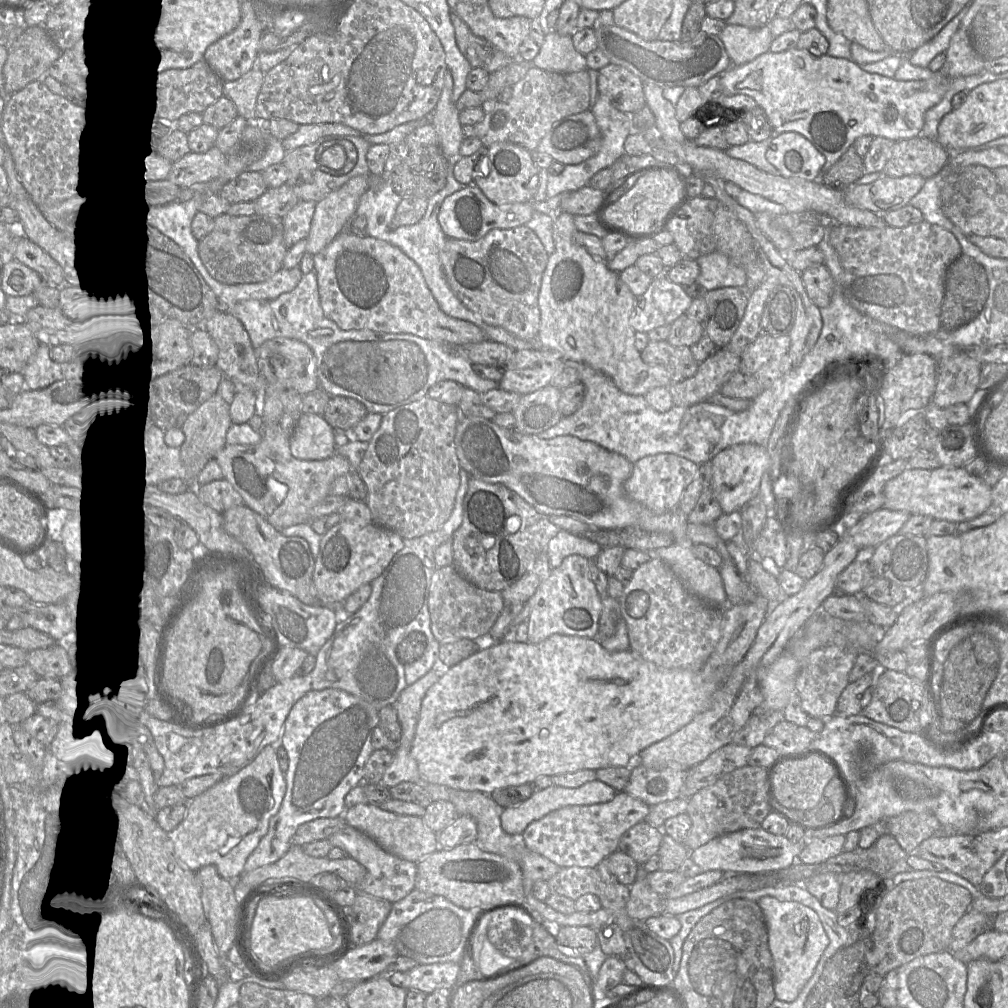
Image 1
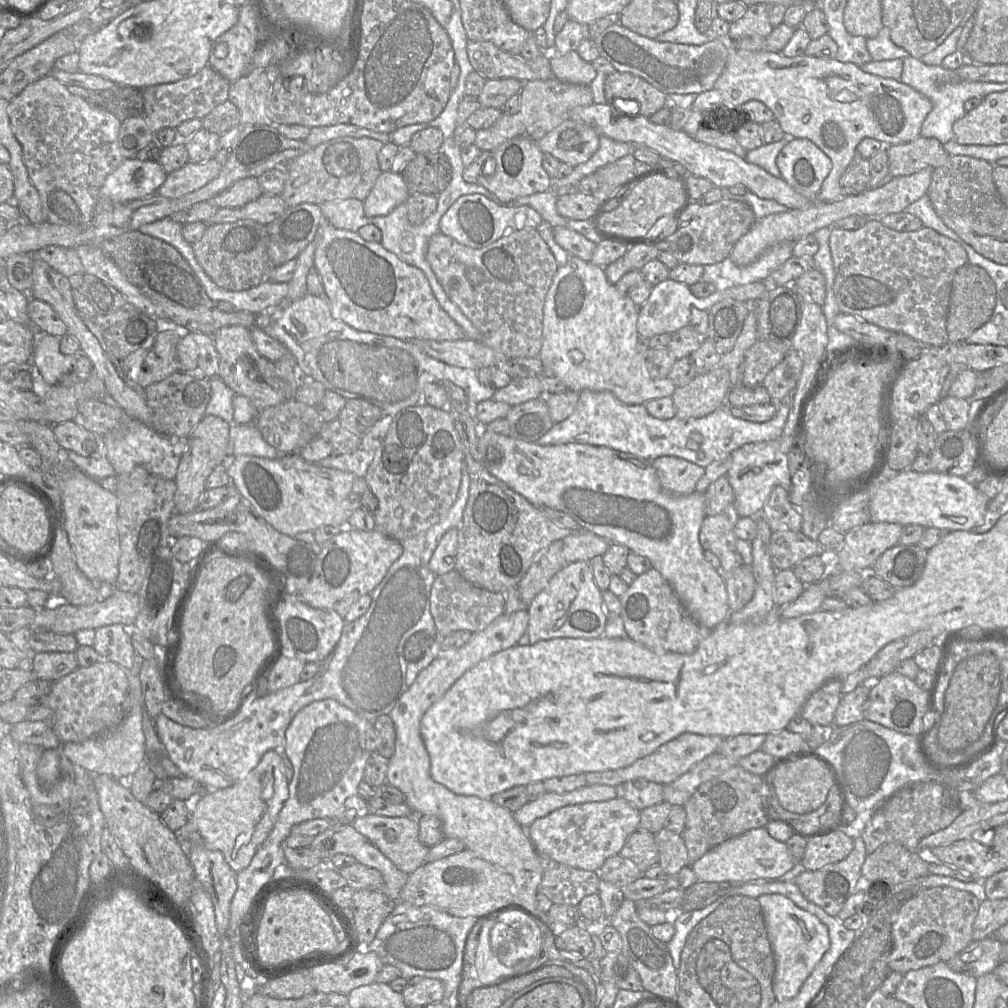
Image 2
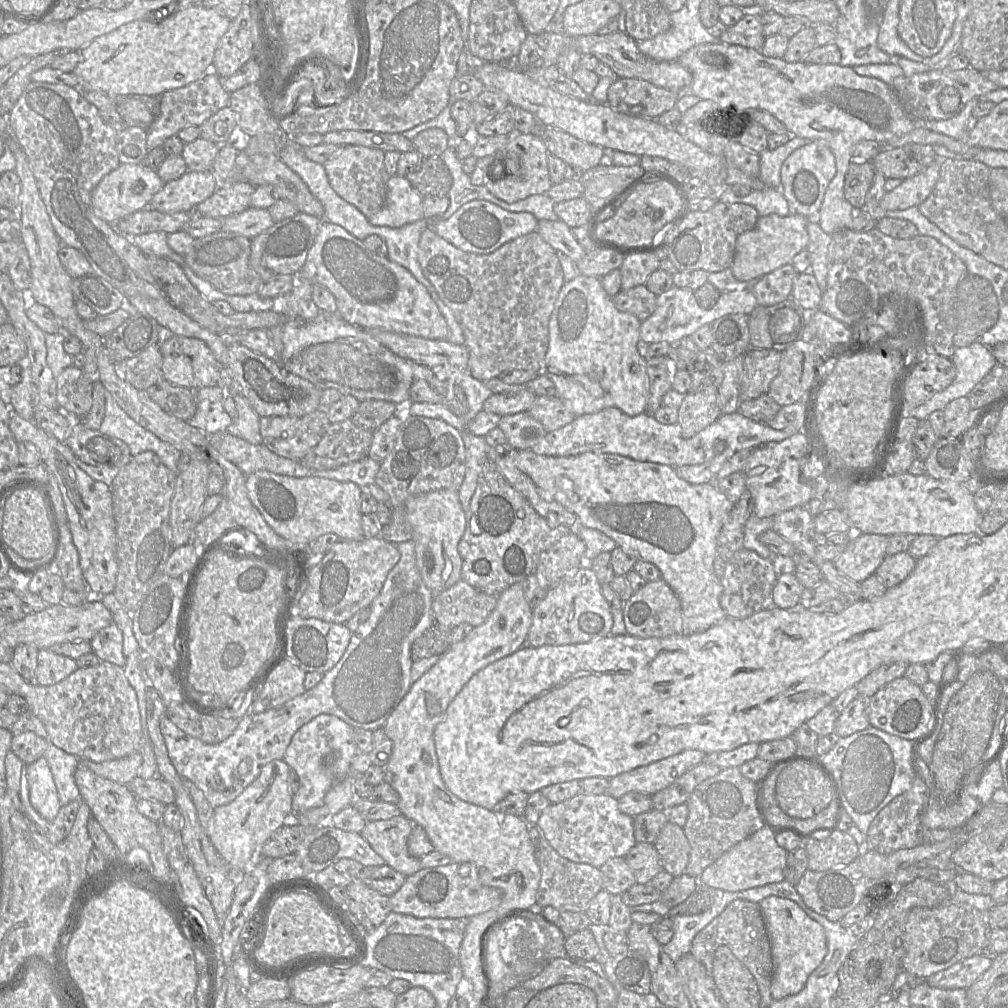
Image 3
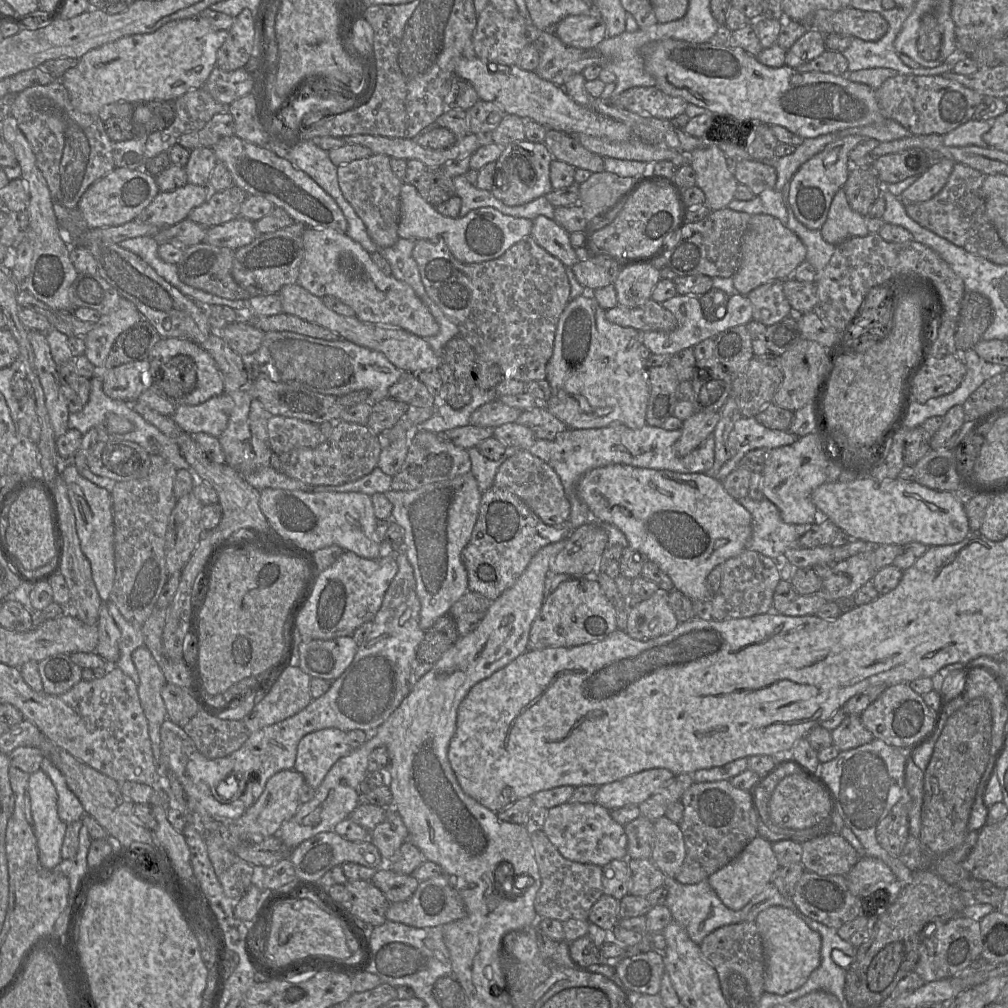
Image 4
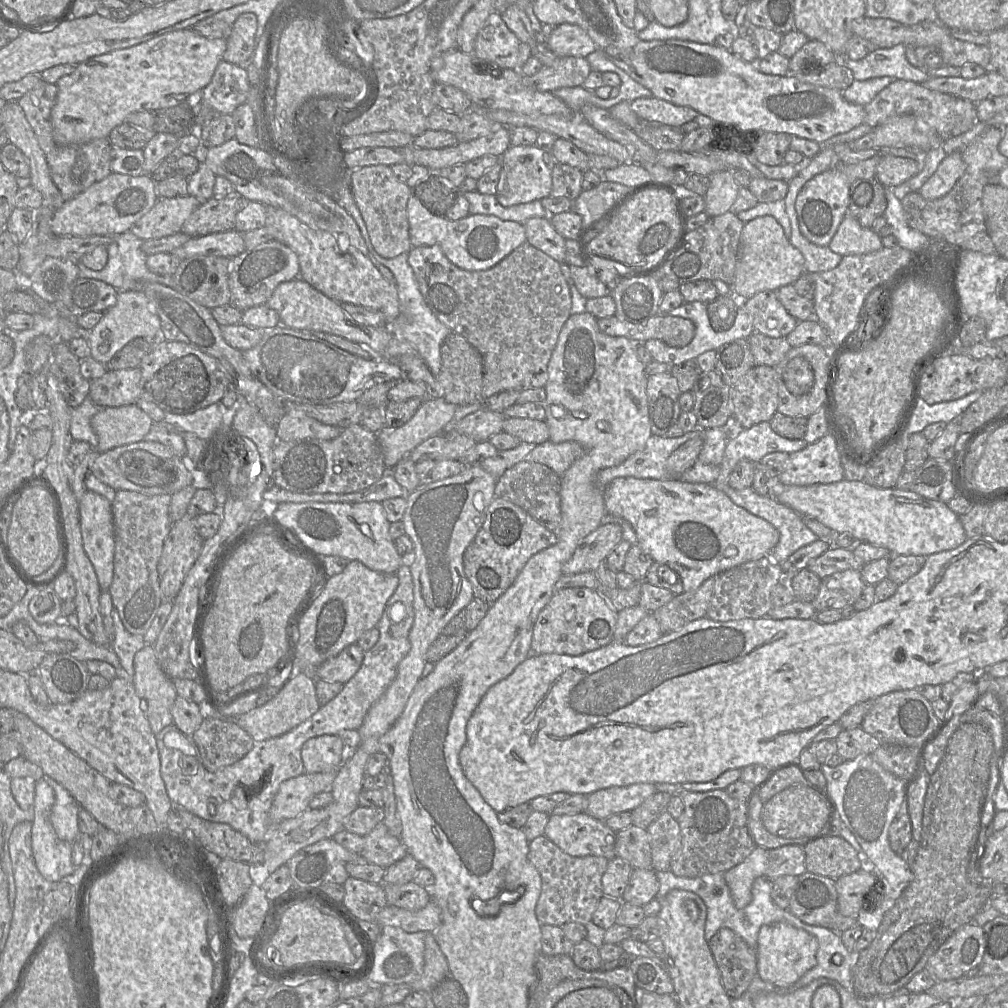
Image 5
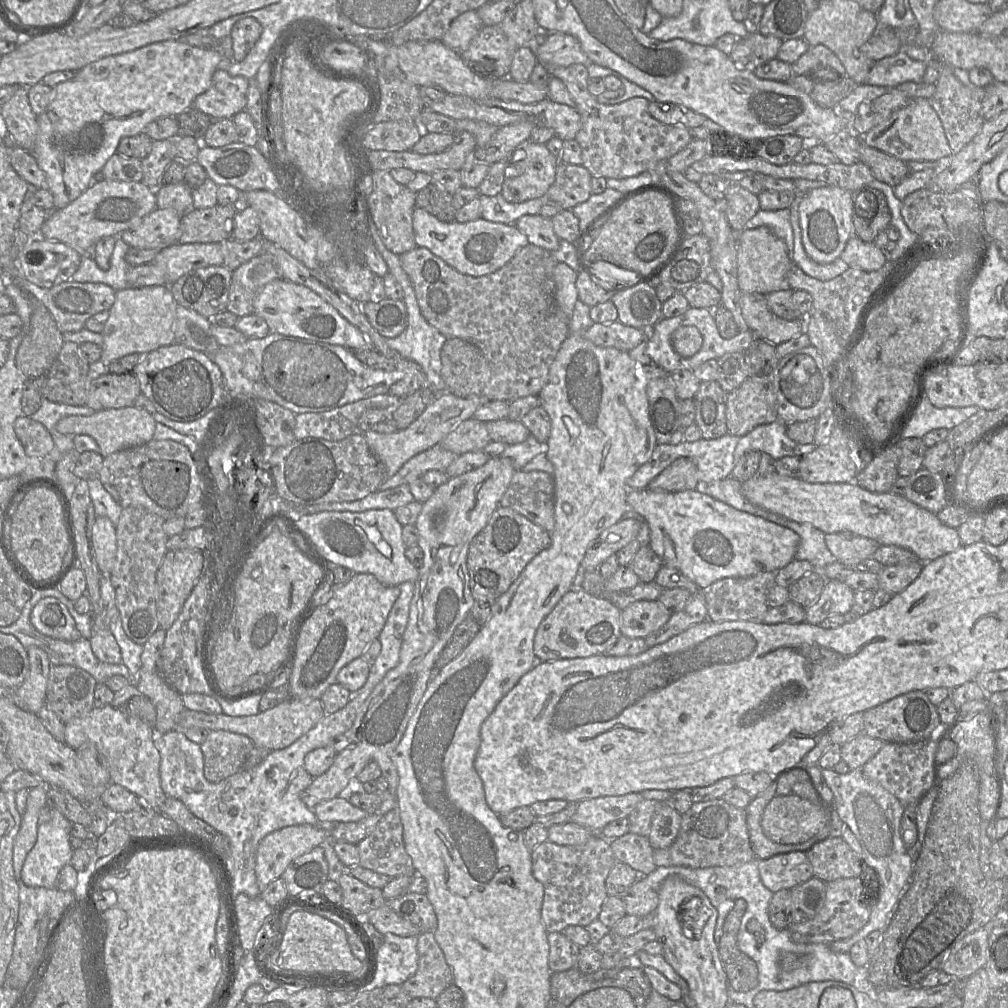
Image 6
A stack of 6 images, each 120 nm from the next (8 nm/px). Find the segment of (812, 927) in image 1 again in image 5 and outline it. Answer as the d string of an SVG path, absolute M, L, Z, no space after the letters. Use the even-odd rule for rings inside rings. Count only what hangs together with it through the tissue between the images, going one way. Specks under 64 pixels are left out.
M776 922L761 926L756 948L757 974L777 987L789 987L817 964L817 939L807 931L788 923Z

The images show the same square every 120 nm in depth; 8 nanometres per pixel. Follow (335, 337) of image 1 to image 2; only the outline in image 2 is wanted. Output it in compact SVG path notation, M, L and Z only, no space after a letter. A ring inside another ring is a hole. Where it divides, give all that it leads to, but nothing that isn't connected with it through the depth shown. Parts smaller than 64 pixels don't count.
M307 293L281 312L275 313L271 325L263 330L286 346L308 378L346 399L363 399L374 404L382 410L383 415L393 416L409 406L426 404L423 401L423 390L428 383L452 382L463 389L470 405L474 407L483 400L491 399L496 391L479 382L476 370L452 366L434 359L423 353L412 341L358 331L334 319L329 299L325 294L314 296Z

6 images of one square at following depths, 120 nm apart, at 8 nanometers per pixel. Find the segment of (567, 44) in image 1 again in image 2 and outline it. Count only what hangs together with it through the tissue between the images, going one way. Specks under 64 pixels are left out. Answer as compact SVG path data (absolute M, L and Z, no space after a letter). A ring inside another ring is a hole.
M576 51L562 56L550 56L554 78L569 84L590 85L597 72L592 64L584 61Z

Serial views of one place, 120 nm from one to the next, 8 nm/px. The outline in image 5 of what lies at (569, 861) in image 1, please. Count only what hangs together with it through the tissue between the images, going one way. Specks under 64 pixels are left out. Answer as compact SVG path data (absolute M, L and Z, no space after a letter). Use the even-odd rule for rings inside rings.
M585 812L550 815L544 835L571 856L616 857L616 832Z

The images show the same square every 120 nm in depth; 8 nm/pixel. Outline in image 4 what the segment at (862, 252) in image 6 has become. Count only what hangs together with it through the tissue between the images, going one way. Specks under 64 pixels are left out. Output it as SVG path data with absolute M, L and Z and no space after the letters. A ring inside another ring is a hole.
M843 187L835 194L820 231L823 239L833 245L839 245L851 237L870 234L866 218L850 207Z

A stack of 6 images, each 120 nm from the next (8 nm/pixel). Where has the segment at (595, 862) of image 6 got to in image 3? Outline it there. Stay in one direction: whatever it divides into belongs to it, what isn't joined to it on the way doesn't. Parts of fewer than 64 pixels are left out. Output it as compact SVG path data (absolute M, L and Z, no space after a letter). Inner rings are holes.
M530 827L530 839L541 873L536 894L536 908L552 906L560 912L585 913L590 901L603 889L600 869L586 863L576 863L560 856L537 827Z

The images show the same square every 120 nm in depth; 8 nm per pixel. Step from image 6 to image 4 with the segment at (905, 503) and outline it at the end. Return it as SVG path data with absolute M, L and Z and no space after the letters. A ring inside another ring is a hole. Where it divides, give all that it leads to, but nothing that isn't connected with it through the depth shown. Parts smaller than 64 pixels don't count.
M871 476L857 477L848 482L825 482L811 493L811 500L821 517L827 517L852 539L865 541L870 546L920 542L930 546L950 545L962 541L969 533L964 505L950 491L939 491L921 485L917 481L894 479L877 480Z

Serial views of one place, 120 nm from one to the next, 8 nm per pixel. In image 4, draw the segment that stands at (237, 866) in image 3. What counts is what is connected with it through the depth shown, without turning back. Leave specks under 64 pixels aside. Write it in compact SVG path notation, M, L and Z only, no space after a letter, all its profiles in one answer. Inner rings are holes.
M294 769L282 770L274 774L266 783L258 800L242 816L228 821L228 831L232 838L261 842L277 834L280 827L294 816L300 806L299 793L305 779Z

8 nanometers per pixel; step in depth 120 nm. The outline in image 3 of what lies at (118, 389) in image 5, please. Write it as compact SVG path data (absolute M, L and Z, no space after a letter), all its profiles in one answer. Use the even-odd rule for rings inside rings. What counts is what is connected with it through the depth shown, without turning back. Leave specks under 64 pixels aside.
M155 344L137 357L116 363L116 370L132 386L146 390L164 379L162 364L160 344Z

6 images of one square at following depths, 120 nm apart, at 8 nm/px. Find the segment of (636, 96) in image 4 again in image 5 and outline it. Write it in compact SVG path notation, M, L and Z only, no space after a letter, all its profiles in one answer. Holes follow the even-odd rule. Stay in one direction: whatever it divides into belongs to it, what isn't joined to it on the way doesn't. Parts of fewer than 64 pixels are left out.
M654 96L633 100L631 109L640 119L656 121L673 128L681 127L686 122L694 120L699 114L691 107L675 105Z

